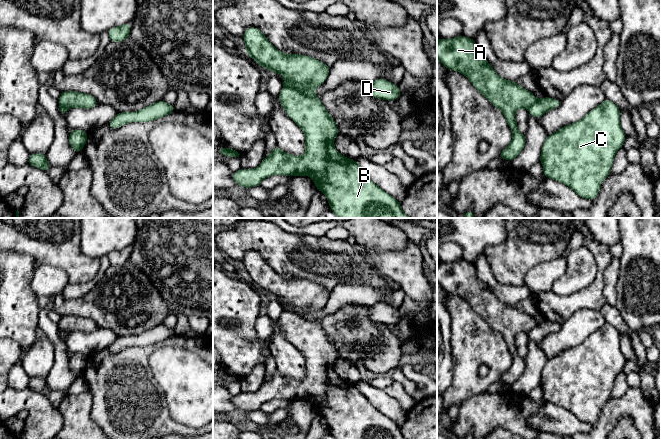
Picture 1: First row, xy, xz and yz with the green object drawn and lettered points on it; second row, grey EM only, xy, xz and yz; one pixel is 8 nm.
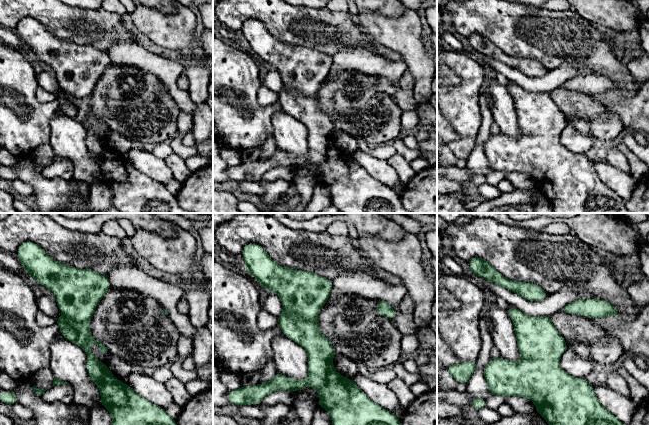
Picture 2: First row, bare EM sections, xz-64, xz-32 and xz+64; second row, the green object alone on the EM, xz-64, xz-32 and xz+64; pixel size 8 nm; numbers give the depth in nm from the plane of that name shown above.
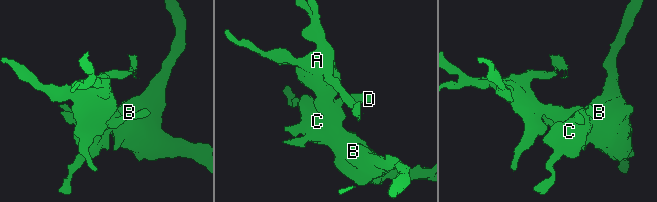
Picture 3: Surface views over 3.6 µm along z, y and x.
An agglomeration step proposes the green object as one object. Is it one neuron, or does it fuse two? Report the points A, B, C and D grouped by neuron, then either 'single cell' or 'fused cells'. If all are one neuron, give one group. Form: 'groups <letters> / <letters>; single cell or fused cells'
groups A / B C D; fused cells

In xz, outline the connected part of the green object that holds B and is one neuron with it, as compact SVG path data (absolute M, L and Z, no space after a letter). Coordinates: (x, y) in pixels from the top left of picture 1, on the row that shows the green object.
M284 86L278 98L286 114L305 134L305 153L295 156L275 146L257 168L233 172L238 186L261 186L264 178L273 175L311 176L338 218L412 218L402 211L396 198L369 178L355 159L346 158L335 149L334 139L339 131L319 97L308 97Z

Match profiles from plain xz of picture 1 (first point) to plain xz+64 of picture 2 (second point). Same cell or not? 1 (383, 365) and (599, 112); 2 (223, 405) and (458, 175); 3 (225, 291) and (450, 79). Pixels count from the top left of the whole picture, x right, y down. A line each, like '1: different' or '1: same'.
1: same
2: same
3: different

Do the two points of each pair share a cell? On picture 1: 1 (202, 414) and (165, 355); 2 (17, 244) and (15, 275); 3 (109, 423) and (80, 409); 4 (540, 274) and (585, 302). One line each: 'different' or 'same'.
1: same
2: different
3: different
4: different

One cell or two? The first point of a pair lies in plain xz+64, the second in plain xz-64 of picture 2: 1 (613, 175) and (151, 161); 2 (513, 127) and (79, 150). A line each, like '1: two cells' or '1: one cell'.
1: one cell
2: one cell

